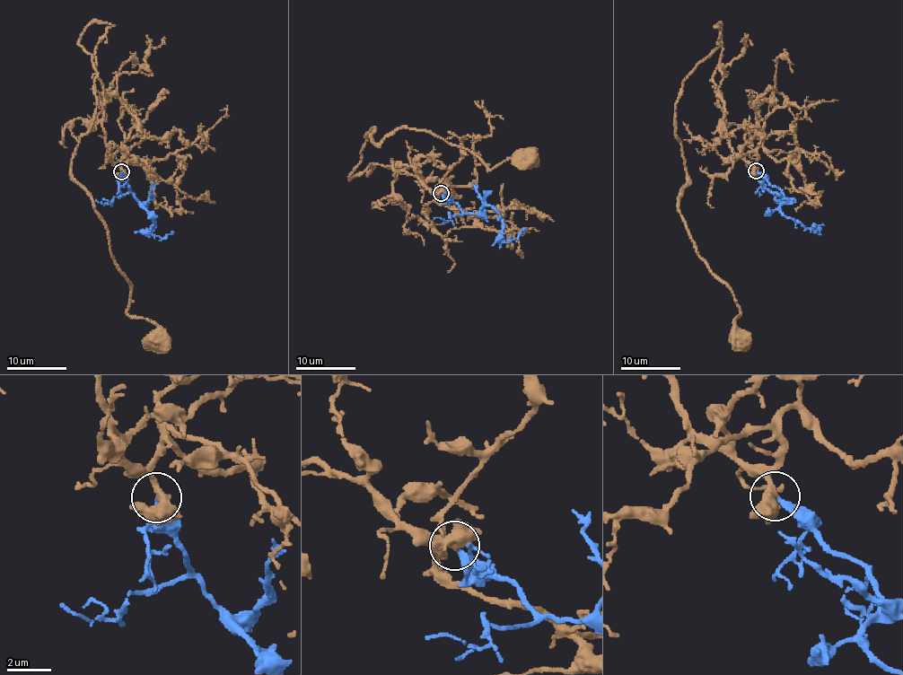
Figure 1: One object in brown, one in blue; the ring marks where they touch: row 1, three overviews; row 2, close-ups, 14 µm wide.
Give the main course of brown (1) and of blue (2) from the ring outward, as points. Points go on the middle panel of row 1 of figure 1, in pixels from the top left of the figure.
1: (442, 194), (390, 167), (366, 175), (371, 164), (350, 179), (365, 135), (429, 132), (489, 169), (526, 158)
2: (442, 194), (466, 213), (476, 214), (490, 206), (499, 214), (503, 238), (507, 242), (525, 231)

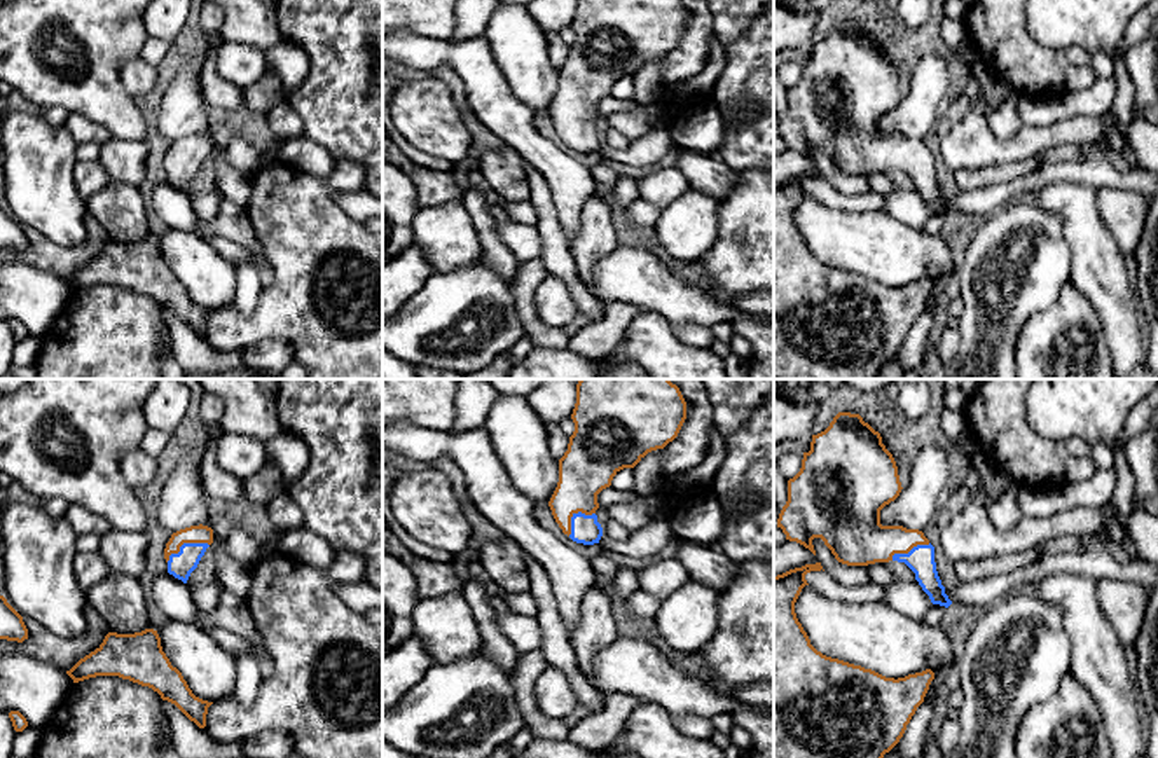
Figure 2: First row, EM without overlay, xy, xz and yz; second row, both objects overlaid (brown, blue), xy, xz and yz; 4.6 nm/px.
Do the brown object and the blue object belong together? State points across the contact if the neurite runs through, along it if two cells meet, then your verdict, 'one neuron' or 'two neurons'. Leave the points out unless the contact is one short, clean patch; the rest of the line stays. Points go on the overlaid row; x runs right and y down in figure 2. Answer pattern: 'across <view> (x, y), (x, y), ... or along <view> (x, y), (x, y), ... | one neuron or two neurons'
across xy (199, 533), (186, 542), (180, 565) | one neuron

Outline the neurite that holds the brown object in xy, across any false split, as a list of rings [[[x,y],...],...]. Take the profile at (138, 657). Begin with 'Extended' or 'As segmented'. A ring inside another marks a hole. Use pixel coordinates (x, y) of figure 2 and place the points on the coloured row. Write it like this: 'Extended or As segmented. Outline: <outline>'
As segmented. Outline: [[[154,629],[134,634],[108,632],[103,643],[66,674],[73,683],[96,676],[119,676],[148,686],[162,700],[175,704],[199,728],[206,727],[208,707],[213,704],[192,693],[182,672],[162,651],[161,637]]]

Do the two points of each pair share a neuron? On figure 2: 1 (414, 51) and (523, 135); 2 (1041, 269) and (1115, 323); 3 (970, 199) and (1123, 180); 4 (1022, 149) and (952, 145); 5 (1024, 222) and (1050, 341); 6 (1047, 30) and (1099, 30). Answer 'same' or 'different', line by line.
1: same
2: different
3: same
4: same
5: different
6: same

